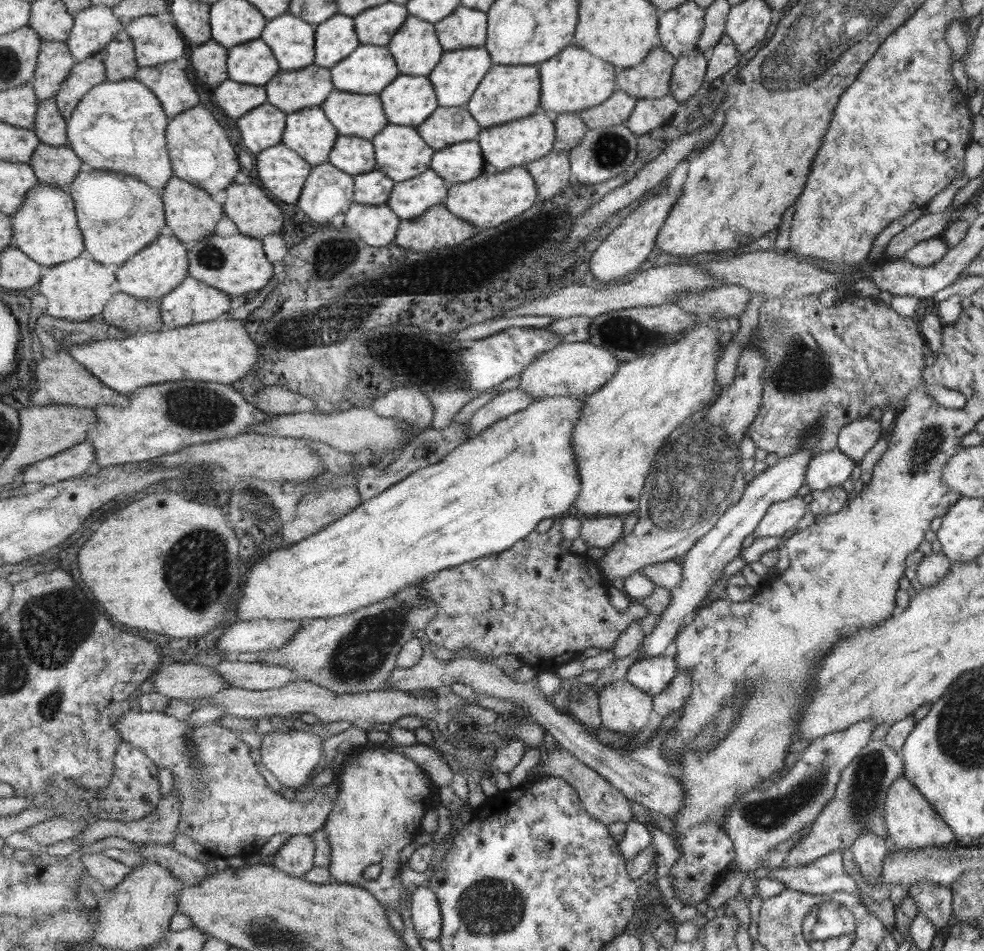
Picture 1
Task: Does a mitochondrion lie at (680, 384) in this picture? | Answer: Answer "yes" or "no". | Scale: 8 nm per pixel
no

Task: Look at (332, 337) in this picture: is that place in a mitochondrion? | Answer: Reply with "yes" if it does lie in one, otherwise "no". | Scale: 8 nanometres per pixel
yes

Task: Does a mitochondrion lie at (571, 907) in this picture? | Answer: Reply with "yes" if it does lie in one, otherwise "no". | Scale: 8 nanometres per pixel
no

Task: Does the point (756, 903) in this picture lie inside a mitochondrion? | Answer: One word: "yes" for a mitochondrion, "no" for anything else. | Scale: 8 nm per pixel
no

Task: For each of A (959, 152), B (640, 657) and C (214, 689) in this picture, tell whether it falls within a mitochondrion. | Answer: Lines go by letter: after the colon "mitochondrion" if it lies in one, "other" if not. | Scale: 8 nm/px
A: other
B: other
C: other

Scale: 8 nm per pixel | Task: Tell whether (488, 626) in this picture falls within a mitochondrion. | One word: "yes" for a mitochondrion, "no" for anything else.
no

